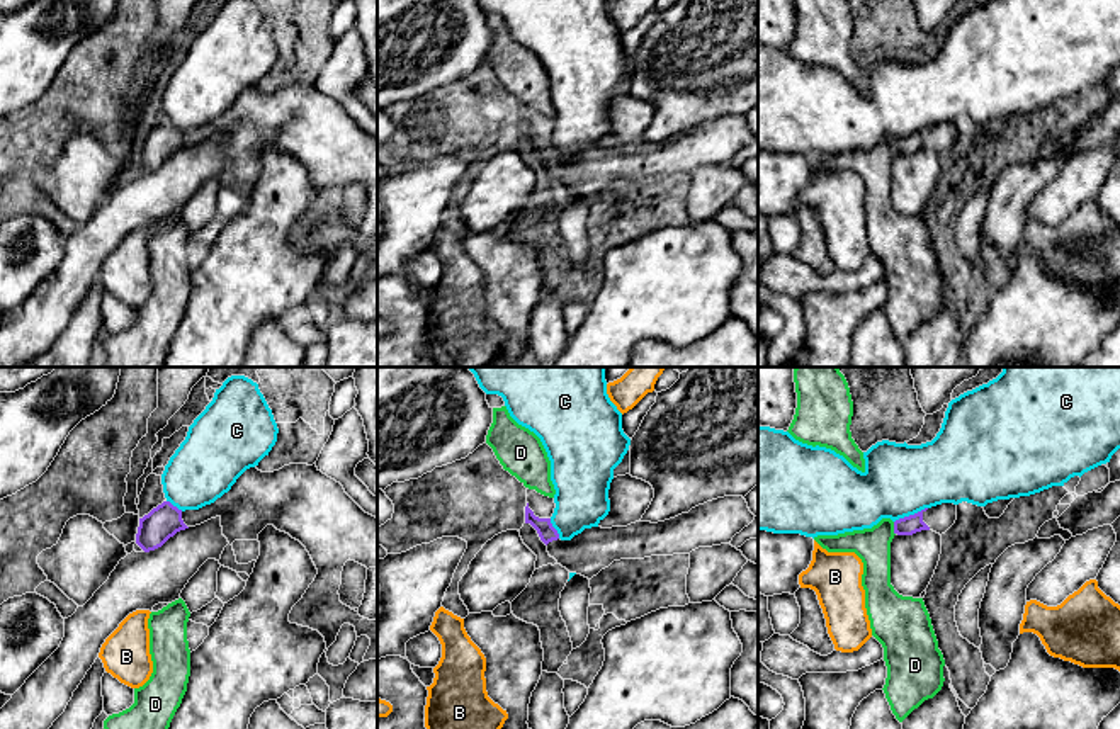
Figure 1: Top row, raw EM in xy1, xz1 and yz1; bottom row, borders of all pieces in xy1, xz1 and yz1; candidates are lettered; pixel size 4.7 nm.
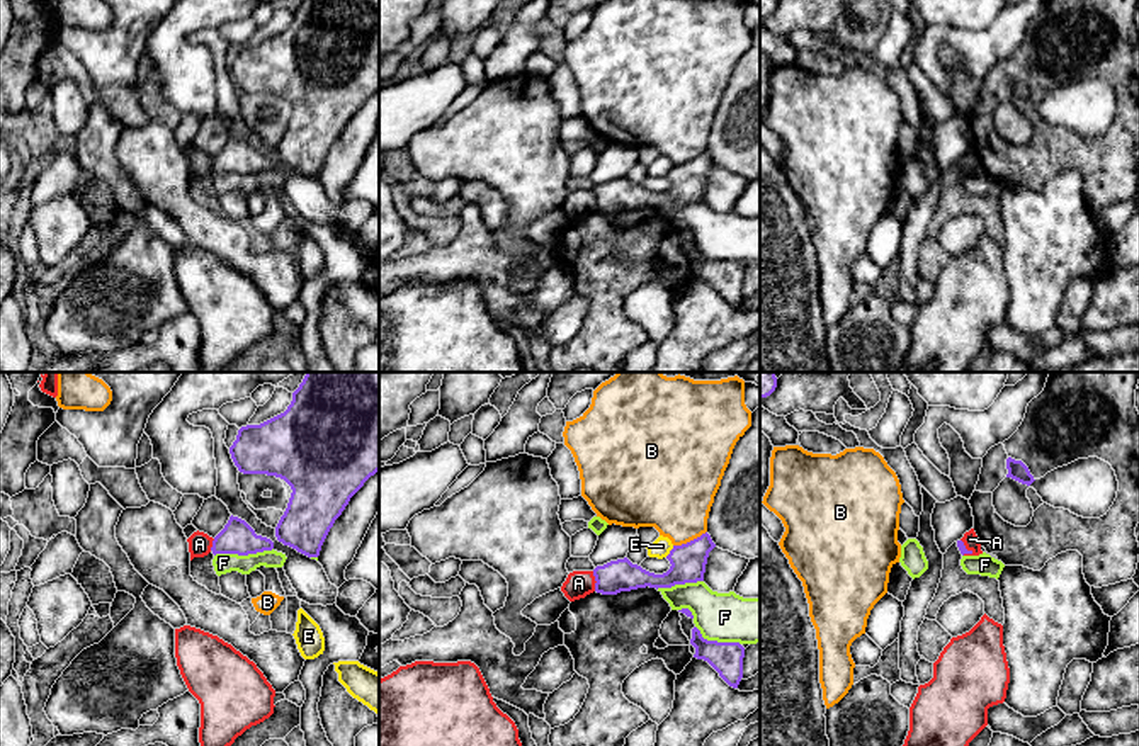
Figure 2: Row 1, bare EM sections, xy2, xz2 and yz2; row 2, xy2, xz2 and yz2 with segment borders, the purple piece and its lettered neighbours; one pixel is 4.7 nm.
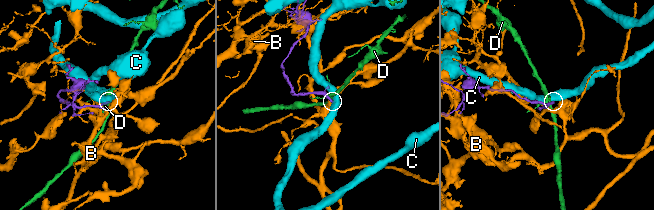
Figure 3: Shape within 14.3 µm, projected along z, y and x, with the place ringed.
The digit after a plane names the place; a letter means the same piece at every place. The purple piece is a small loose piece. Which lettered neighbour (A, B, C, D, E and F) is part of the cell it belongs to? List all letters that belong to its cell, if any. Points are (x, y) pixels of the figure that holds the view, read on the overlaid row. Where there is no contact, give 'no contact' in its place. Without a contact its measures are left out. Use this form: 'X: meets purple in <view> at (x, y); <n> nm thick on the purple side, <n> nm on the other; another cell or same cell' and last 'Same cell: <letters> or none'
A: meets purple in xz2 at (595, 580); 150 nm thick on the purple side, 130 nm on the other; another cell
B: meets purple in xz2 at (691, 541); 160 nm thick on the purple side, 380 nm on the other; another cell
C: meets purple in yz1 at (910, 515); 90 nm thick on the purple side, 340 nm on the other; another cell
D: meets purple in yz1 at (894, 529); 90 nm thick on the purple side, 170 nm on the other; another cell
E: meets purple in xz2 at (670, 551); 160 nm thick on the purple side, 90 nm on the other; another cell
F: meets purple in xy2 at (243, 554); 160 nm thick on the purple side, 100 nm on the other; another cell
Same cell: none

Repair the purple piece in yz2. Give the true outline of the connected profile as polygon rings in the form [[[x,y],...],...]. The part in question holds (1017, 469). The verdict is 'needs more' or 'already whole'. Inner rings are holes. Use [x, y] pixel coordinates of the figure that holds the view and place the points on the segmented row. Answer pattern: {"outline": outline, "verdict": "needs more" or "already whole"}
{"outline": [[[1008,457],[1006,469],[1008,469],[1006,478],[1012,478],[1022,484],[1030,486],[1035,481],[1034,476],[1030,474],[1028,467],[1022,461],[1015,461],[1015,459]]], "verdict": "already whole"}

